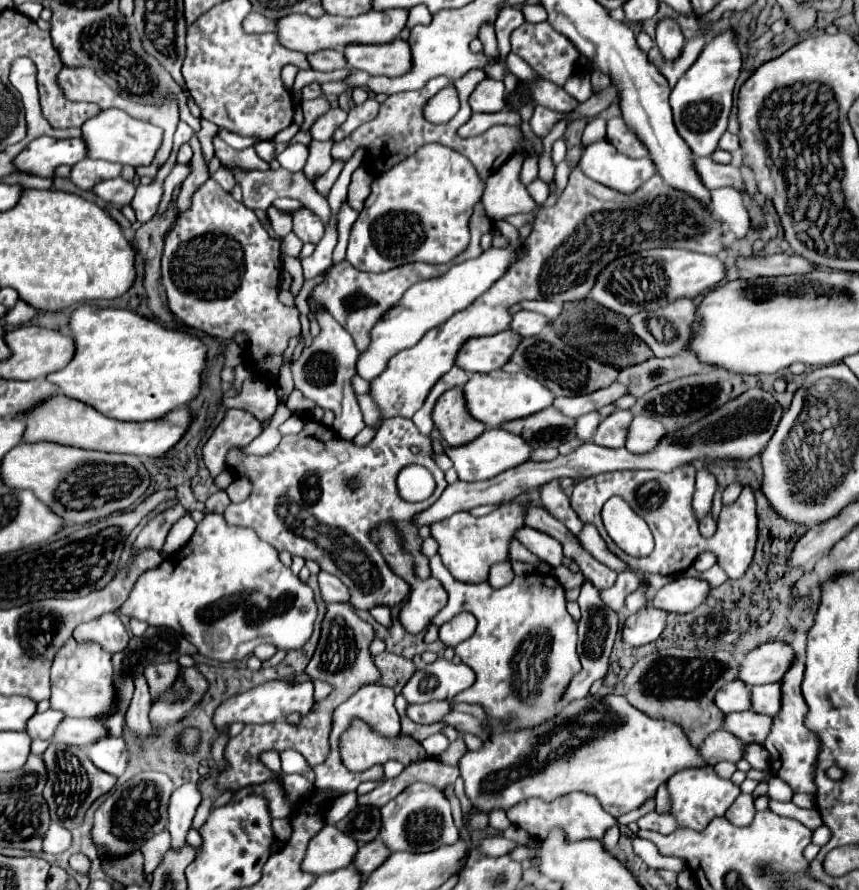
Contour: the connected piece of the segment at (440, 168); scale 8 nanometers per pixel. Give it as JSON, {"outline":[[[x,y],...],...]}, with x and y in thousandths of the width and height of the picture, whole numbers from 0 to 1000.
{"outline":[[[495,162],[490,164],[481,175],[476,175],[474,180],[464,182],[460,189],[455,189],[453,193],[444,196],[444,200],[437,198],[434,207],[432,207],[432,218],[430,222],[425,225],[425,234],[423,238],[418,240],[416,249],[411,252],[411,258],[409,258],[409,267],[406,267],[406,276],[404,276],[404,294],[420,303],[420,306],[448,306],[453,301],[460,301],[464,297],[474,297],[474,294],[499,294],[499,297],[516,297],[516,294],[525,294],[530,288],[534,288],[539,281],[544,281],[544,274],[546,274],[546,245],[551,240],[551,231],[555,229],[555,225],[560,222],[562,218],[562,202],[555,198],[553,189],[548,187],[548,182],[537,175],[534,171],[525,169],[525,166],[518,166],[513,162]]]}

